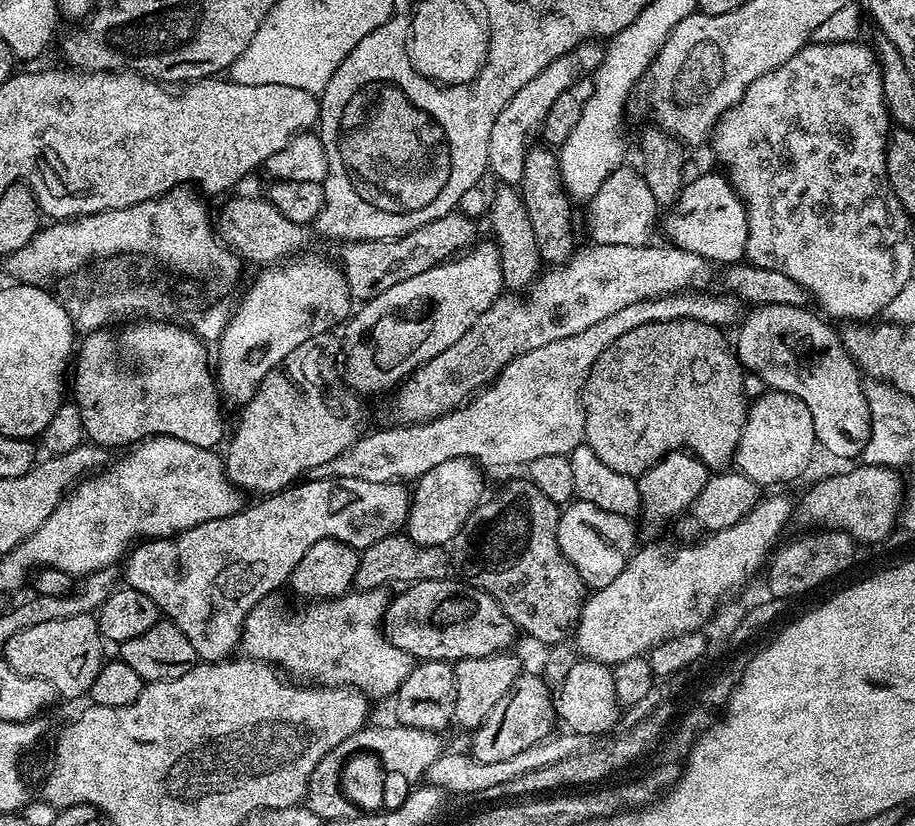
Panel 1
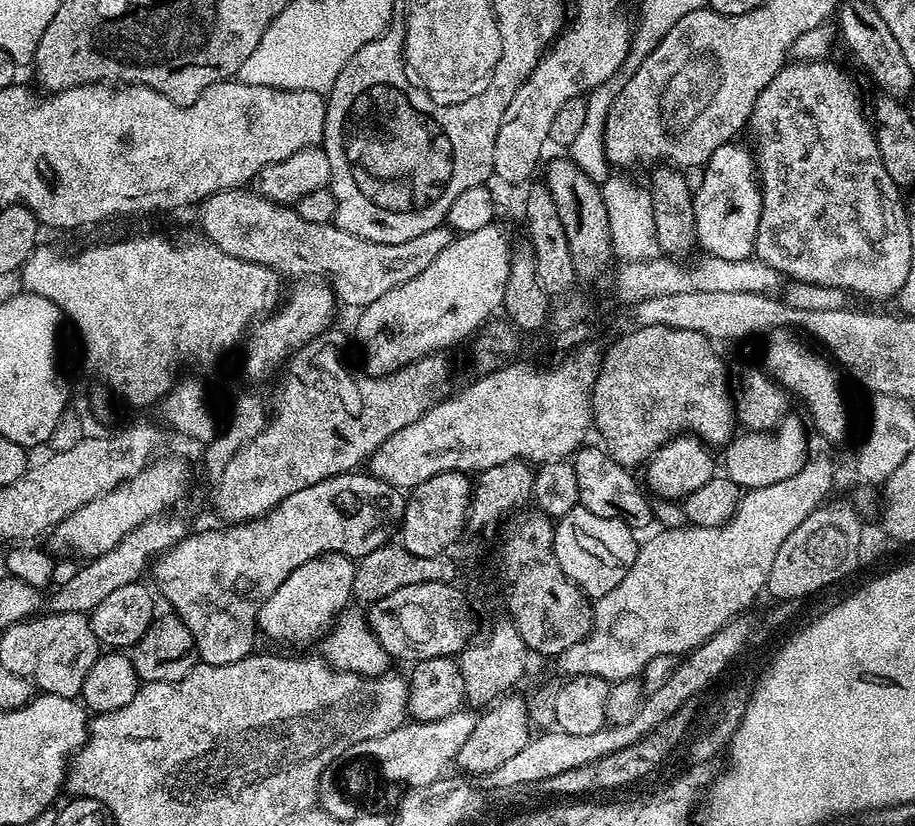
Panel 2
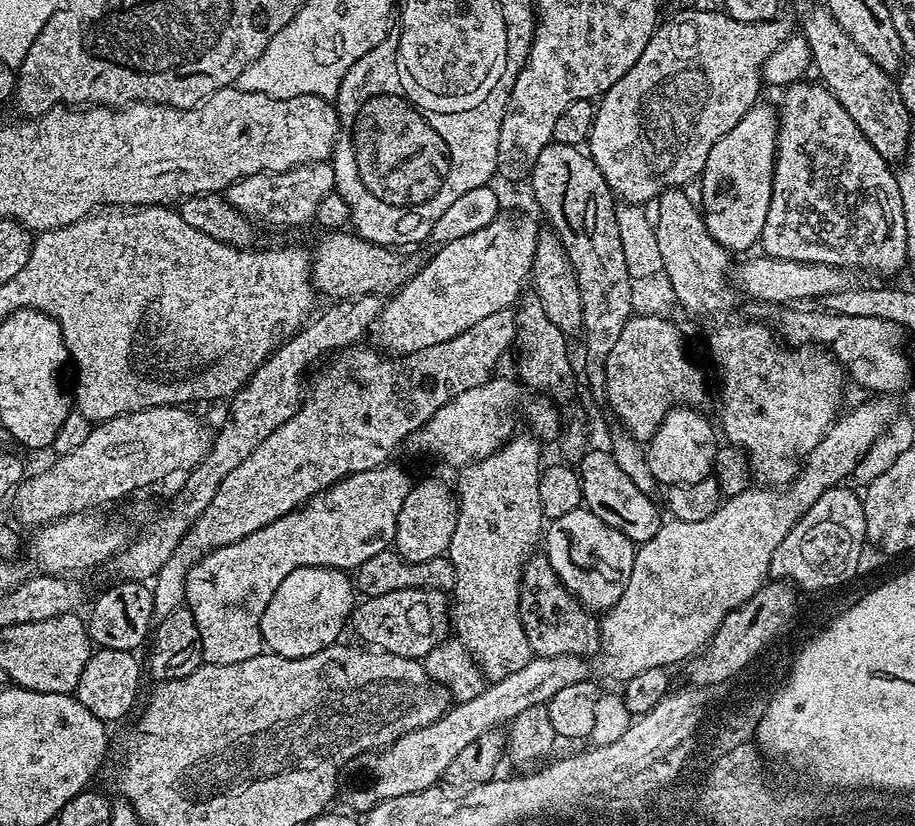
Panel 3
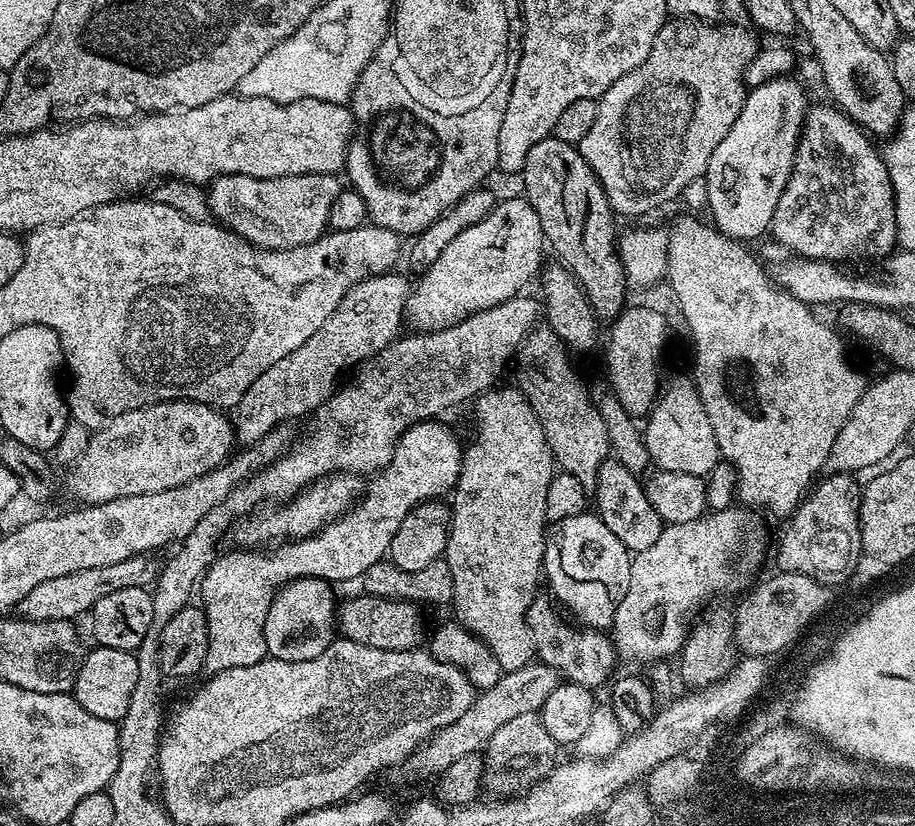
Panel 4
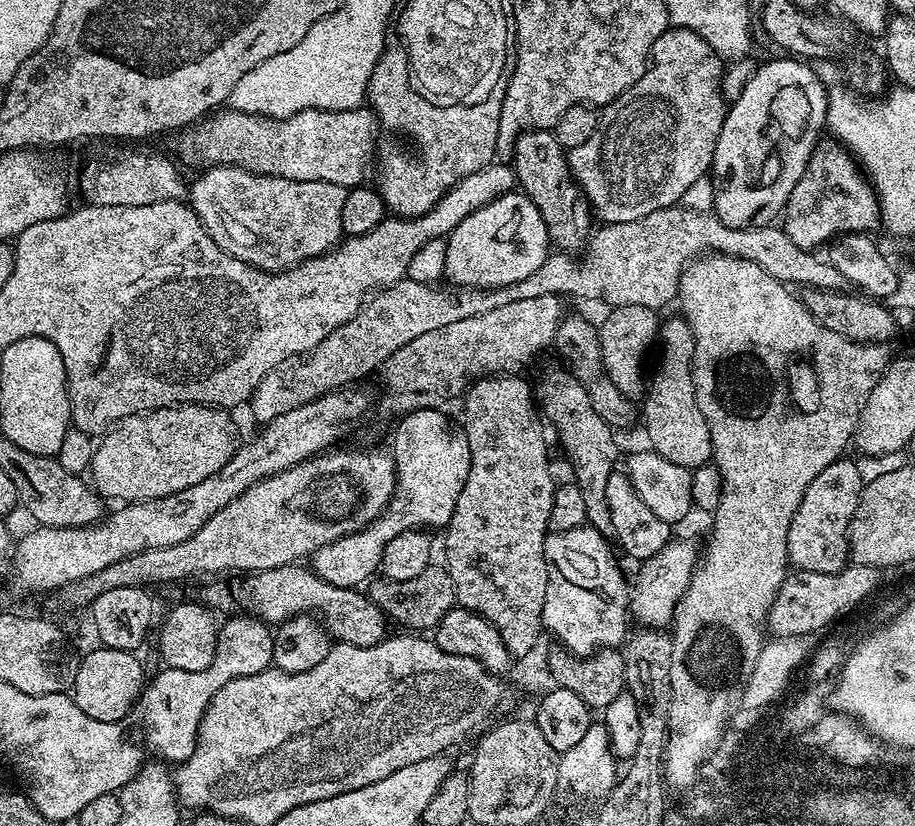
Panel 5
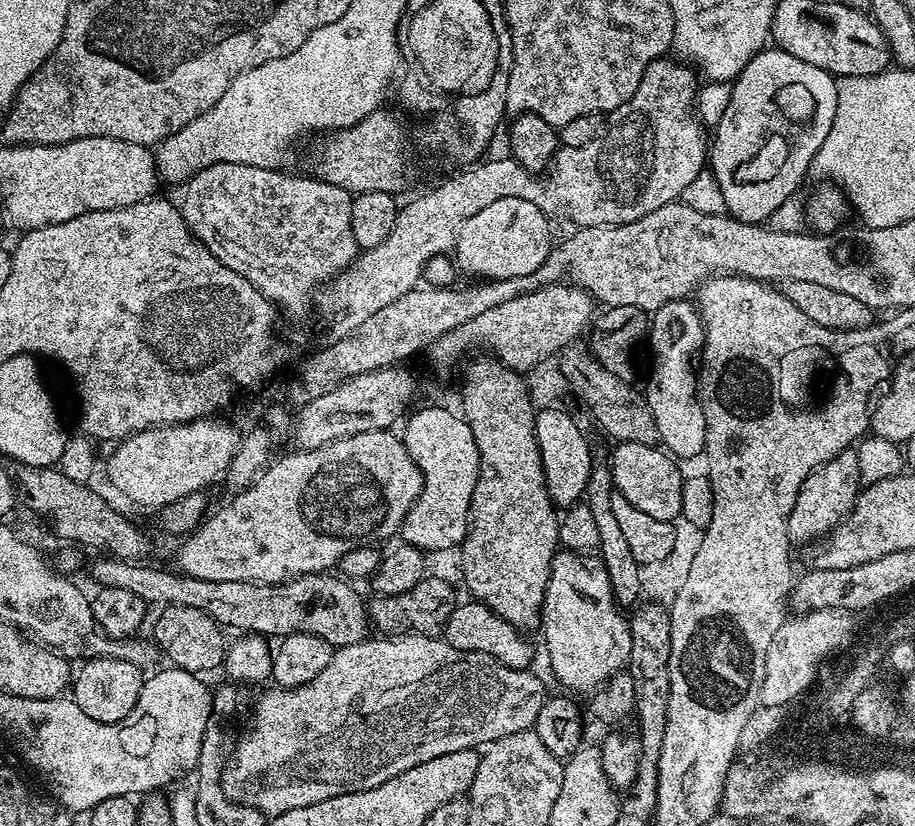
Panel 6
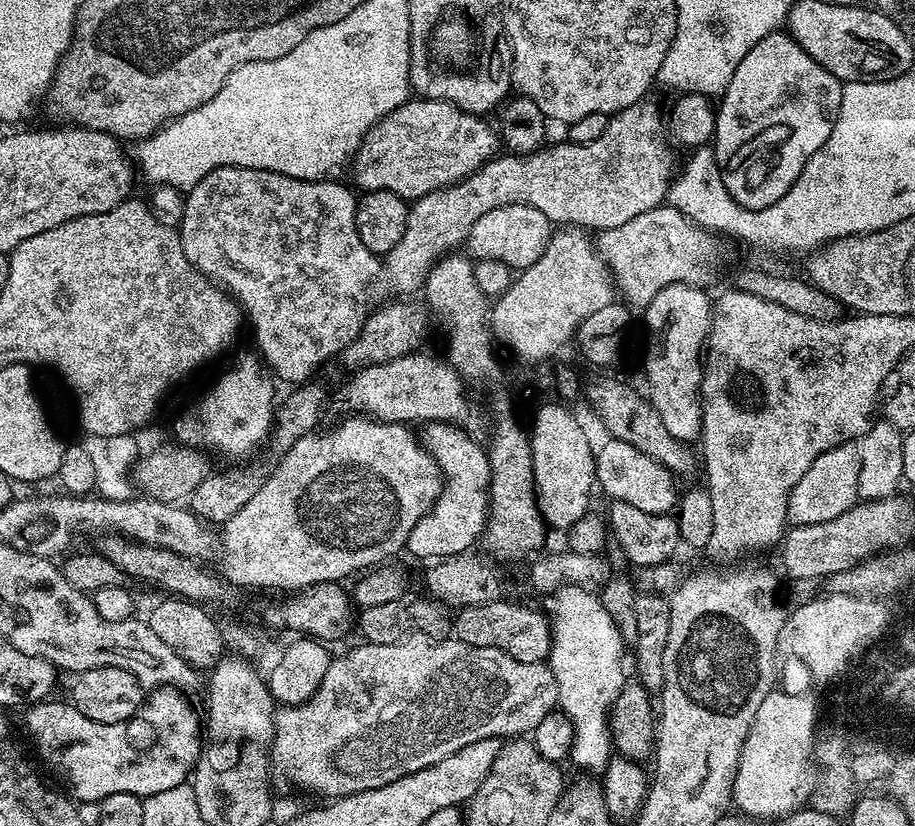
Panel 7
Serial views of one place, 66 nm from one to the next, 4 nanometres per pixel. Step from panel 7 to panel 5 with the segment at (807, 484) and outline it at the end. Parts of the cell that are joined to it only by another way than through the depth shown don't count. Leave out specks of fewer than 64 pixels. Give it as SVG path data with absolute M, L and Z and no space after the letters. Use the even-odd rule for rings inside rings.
M841 458L826 466L810 486L806 486L806 494L802 494L802 502L798 510L794 510L794 518L788 531L788 563L793 569L802 572L817 572L818 574L834 574L849 567L850 553L848 550L848 531L852 525L854 514L858 510L860 495L864 493L864 481L859 473L855 459Z

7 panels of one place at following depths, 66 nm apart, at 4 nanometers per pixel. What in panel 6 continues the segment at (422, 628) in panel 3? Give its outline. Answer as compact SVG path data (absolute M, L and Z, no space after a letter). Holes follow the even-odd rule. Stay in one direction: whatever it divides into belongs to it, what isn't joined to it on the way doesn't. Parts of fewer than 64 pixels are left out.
M107 554L99 557L92 564L92 576L100 588L117 588L128 590L142 598L148 606L194 606L194 610L202 610L210 614L217 624L225 629L241 628L244 634L255 634L265 638L283 638L303 634L317 636L330 642L333 649L345 648L351 644L362 642L370 632L370 617L365 597L355 592L347 579L328 572L311 572L305 576L294 576L291 580L283 580L281 584L261 584L260 582L206 582L202 578L190 578L179 570L166 572L162 568L151 568L148 562L129 562L118 560Z

